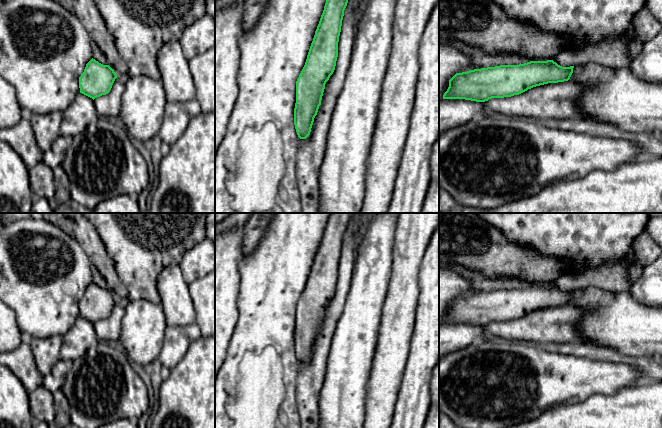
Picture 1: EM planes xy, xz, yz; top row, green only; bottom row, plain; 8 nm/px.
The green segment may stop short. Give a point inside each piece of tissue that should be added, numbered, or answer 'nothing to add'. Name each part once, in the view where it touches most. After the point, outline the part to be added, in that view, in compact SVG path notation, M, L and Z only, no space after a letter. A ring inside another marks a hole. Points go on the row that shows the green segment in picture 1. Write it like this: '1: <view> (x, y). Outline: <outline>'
nothing to add

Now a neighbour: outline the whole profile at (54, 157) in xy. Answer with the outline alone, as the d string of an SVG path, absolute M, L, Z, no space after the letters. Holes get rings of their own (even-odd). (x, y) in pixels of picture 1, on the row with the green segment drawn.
M59 136L51 148L43 153L42 162L51 169L62 165L70 142L69 139Z

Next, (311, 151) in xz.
M348 0L339 36L335 70L325 84L321 105L314 118L310 135L306 139L299 138L296 179L302 213L319 213L319 170L324 160L332 113L350 64L352 47L356 36L358 3L359 0Z

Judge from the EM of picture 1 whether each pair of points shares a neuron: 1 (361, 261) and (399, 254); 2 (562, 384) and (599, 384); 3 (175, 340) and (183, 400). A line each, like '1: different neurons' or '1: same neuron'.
1: different neurons
2: same neuron
3: different neurons

